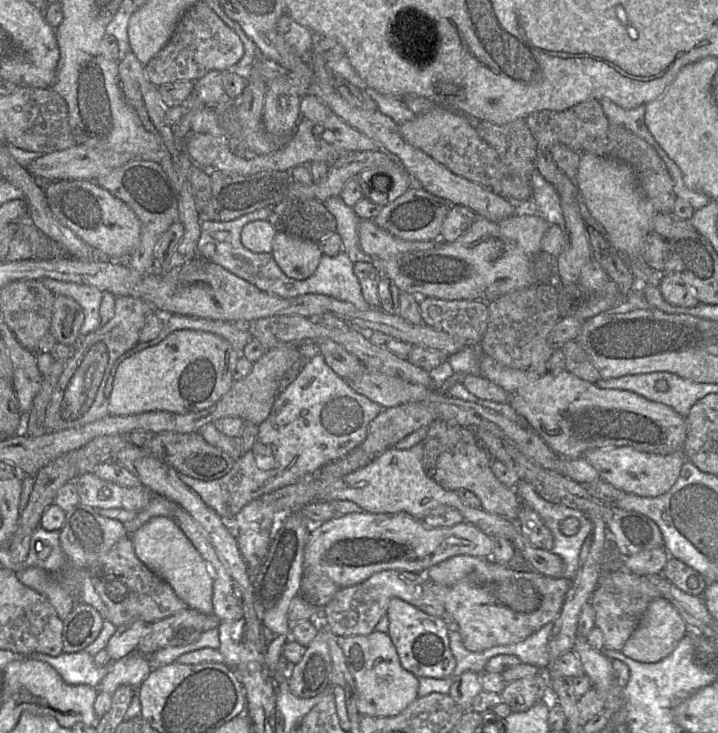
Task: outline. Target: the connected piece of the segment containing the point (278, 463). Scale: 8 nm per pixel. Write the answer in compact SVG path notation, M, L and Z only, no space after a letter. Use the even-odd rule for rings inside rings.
M312 354L303 364L293 381L278 392L268 417L258 424L257 441L271 446L271 456L262 456L251 451L235 459L231 470L223 477L203 481L179 474L179 479L196 492L223 520L233 527L233 518L249 502L256 498L308 479L324 465L344 457L366 438L369 423L383 408L367 397L355 392L349 383L337 375L325 362L322 355Z

